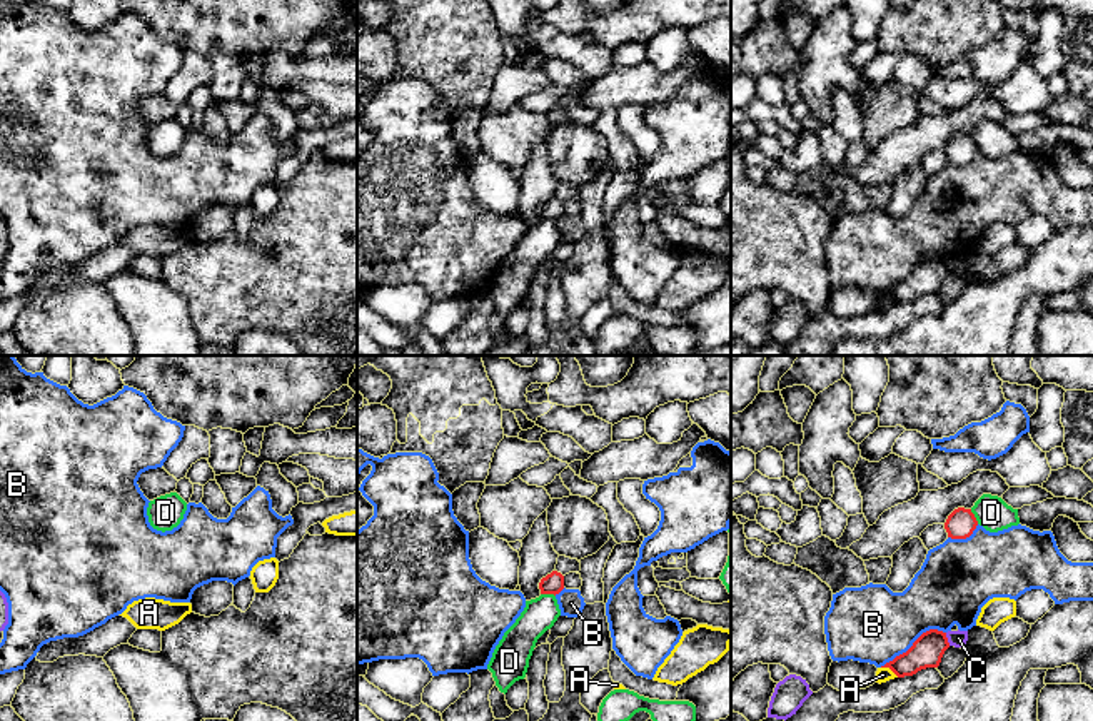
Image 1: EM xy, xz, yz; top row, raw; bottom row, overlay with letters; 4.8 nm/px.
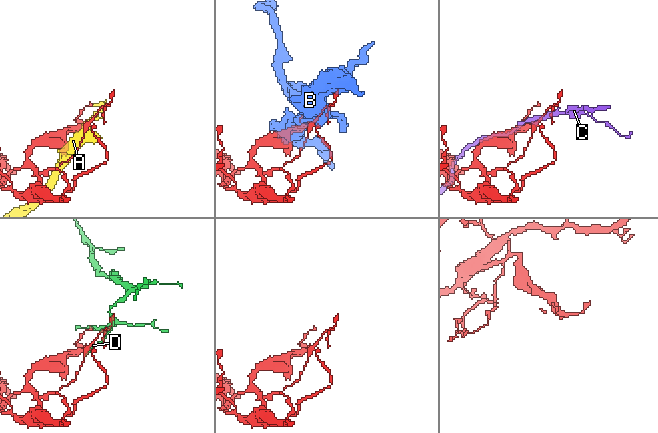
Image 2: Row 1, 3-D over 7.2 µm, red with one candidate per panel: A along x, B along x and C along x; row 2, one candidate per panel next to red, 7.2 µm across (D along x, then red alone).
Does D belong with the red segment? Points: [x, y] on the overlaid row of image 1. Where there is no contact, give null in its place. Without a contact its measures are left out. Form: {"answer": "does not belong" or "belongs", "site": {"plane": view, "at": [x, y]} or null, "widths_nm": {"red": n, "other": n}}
{"answer": "does not belong", "site": {"plane": "xz", "at": [548, 593]}, "widths_nm": {"red": 100, "other": 160}}

